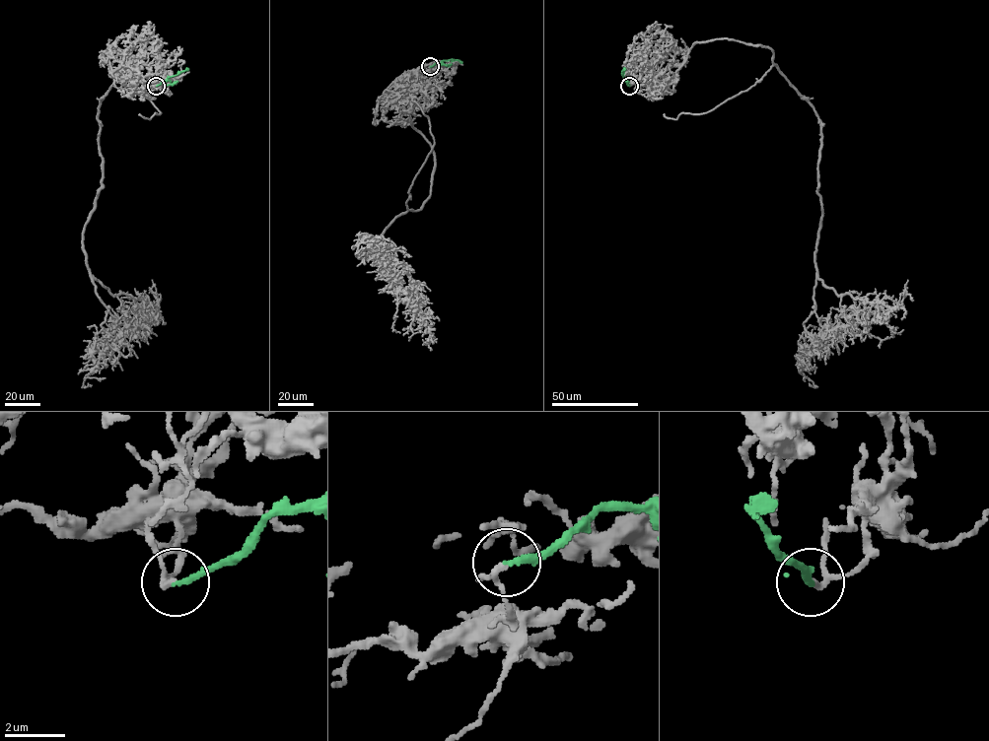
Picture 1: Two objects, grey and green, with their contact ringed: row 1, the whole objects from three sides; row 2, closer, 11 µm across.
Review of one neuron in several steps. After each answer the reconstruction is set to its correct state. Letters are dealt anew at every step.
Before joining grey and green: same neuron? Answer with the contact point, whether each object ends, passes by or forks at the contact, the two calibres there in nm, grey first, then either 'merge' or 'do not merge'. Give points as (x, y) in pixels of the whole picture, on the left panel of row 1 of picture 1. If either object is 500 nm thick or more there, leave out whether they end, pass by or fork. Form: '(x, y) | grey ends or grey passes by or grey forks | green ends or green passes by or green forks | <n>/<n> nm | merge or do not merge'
(156, 86) | grey passes by | green ends | 160/200 nm | do not merge

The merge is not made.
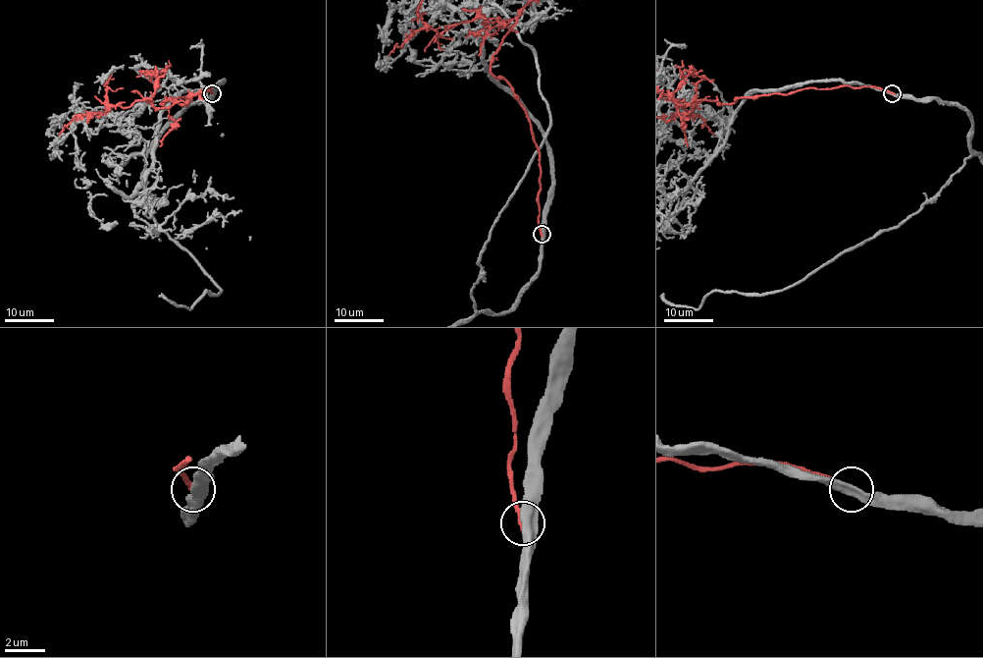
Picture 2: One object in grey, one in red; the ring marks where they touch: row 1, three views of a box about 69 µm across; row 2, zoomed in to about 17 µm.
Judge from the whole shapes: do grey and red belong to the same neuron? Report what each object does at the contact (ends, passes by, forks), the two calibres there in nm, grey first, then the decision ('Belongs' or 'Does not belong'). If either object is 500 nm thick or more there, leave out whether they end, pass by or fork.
At the ring grey passes by. At the ring red ends. Thickness 480 nm (grey) against 220 nm. Does not belong

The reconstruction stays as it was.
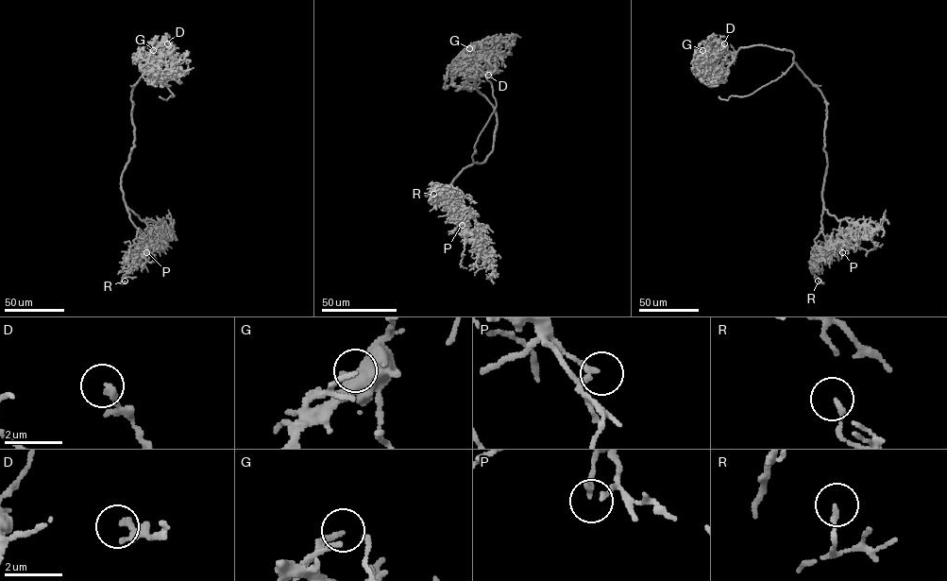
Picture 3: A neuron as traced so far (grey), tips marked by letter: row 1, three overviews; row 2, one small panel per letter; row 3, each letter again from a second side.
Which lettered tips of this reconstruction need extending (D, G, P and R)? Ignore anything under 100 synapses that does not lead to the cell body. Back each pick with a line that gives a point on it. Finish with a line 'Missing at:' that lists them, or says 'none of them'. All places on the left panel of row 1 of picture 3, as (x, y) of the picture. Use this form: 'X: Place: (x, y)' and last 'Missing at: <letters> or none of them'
Missing at: none of them

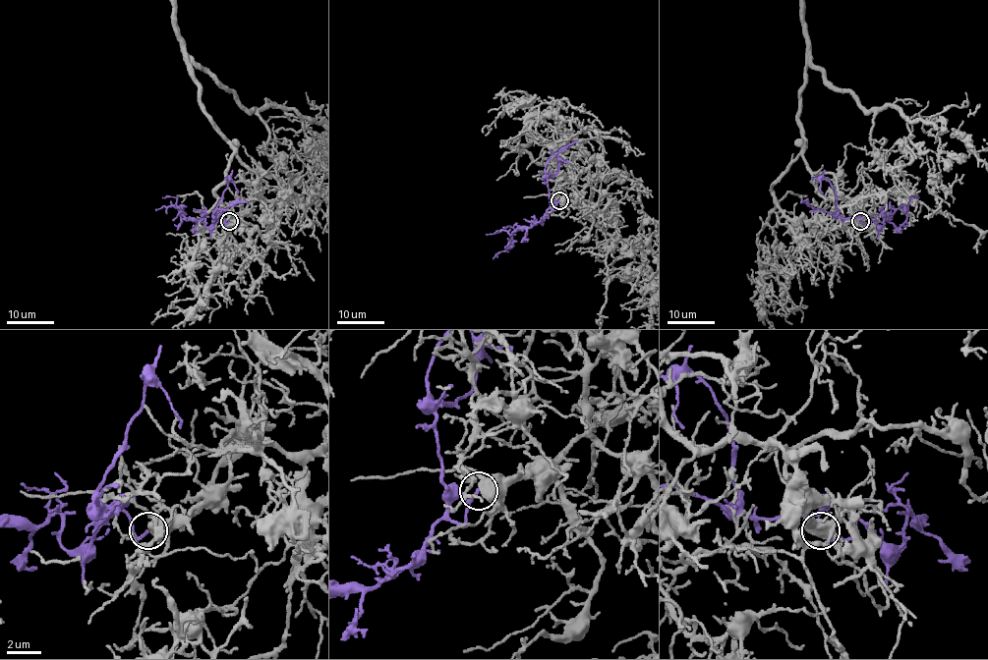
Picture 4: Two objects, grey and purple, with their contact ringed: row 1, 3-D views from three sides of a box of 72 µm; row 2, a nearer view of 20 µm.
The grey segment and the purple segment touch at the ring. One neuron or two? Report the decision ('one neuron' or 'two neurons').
two neurons

